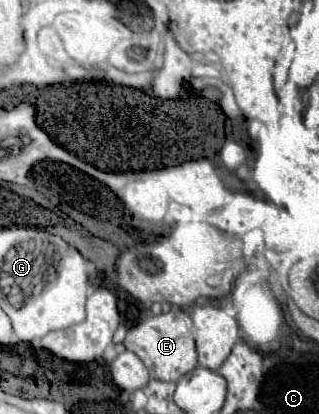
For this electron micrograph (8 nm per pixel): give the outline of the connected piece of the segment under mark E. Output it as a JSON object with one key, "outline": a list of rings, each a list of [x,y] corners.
{"outline":[[[180,309],[152,315],[136,327],[128,329],[124,345],[128,351],[136,353],[142,359],[142,363],[150,371],[150,377],[158,381],[178,381],[180,377],[184,377],[184,373],[190,373],[198,365],[192,337],[192,319]]]}

